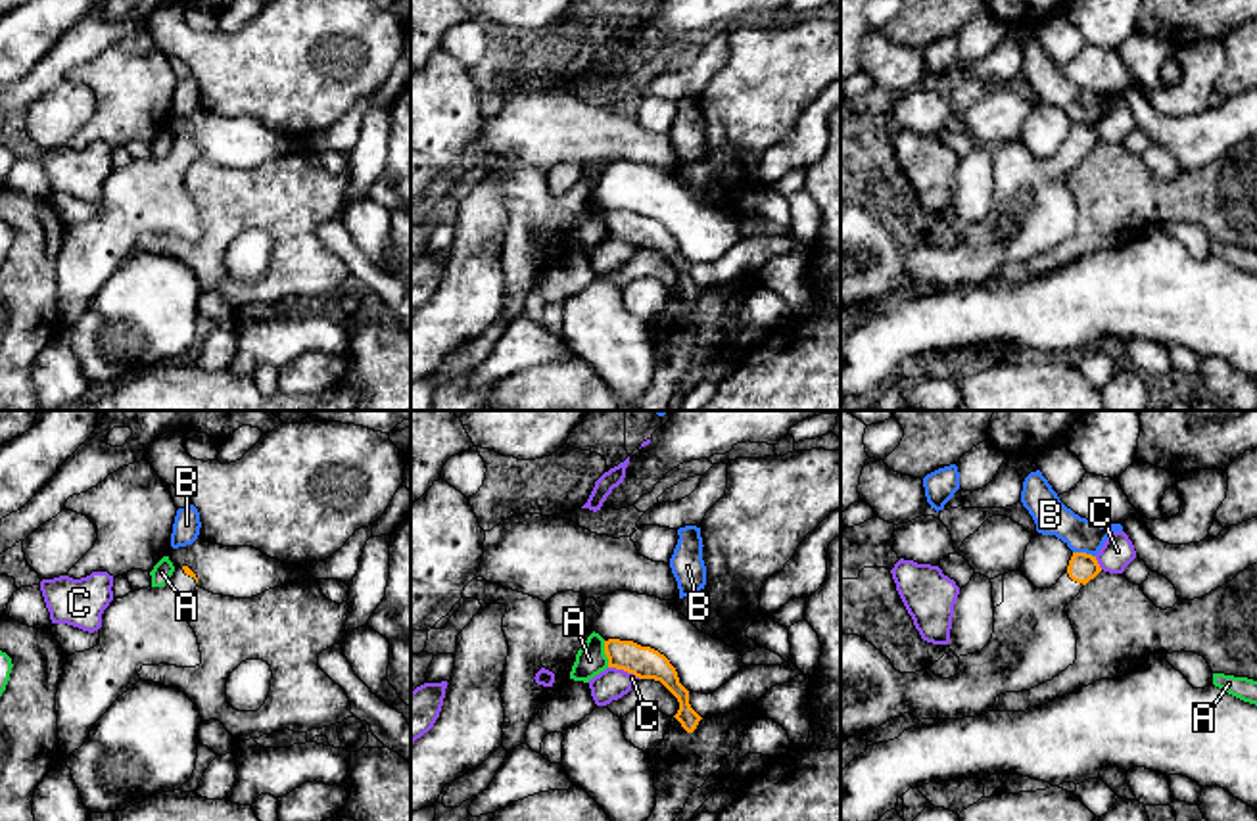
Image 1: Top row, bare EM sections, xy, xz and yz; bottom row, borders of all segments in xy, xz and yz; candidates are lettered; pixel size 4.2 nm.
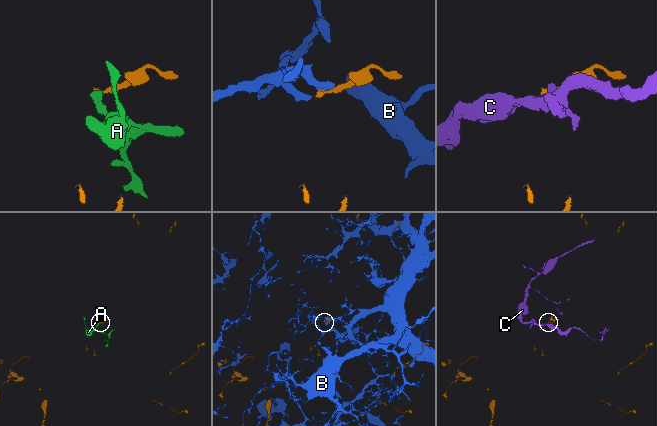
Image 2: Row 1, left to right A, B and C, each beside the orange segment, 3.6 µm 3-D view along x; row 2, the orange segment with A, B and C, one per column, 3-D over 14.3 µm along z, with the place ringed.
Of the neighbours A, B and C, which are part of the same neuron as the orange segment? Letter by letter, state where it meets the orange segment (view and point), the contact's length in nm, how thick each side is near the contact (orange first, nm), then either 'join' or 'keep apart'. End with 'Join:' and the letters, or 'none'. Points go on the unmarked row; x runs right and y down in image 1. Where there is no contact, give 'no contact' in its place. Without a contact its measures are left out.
A: xz (605, 223) | 110 nm | 140/130 nm | keep apart
B: yz (1085, 123) | 100 nm | 120/150 nm | keep apart
C: xz (624, 240) | 140 nm | 140/130 nm | keep apart
Join: none

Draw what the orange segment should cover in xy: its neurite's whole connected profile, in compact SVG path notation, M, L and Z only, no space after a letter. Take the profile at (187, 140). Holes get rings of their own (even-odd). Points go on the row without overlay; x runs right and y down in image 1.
M182 136L175 138L163 157L113 169L102 184L100 213L67 226L56 263L63 326L84 315L109 276L140 251L144 236L202 234L198 207L184 186L184 175L196 157L196 144Z

